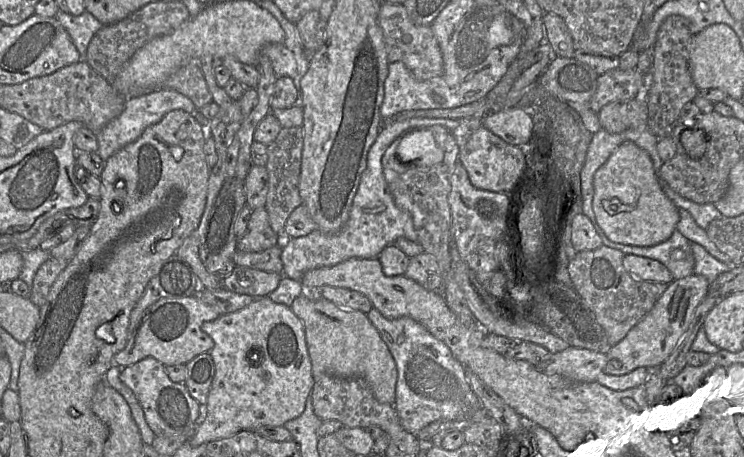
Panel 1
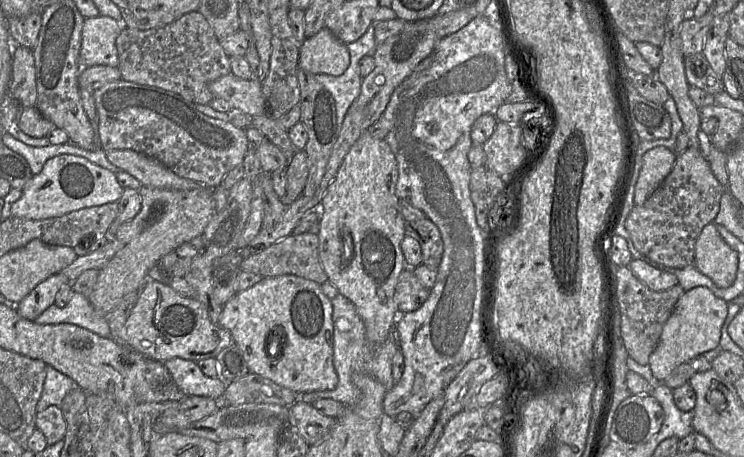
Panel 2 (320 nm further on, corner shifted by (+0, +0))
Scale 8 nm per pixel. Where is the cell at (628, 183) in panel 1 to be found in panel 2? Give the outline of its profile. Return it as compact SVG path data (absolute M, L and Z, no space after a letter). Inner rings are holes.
M665 146L654 147L642 156L635 184L634 205L642 205L672 171L677 155Z

